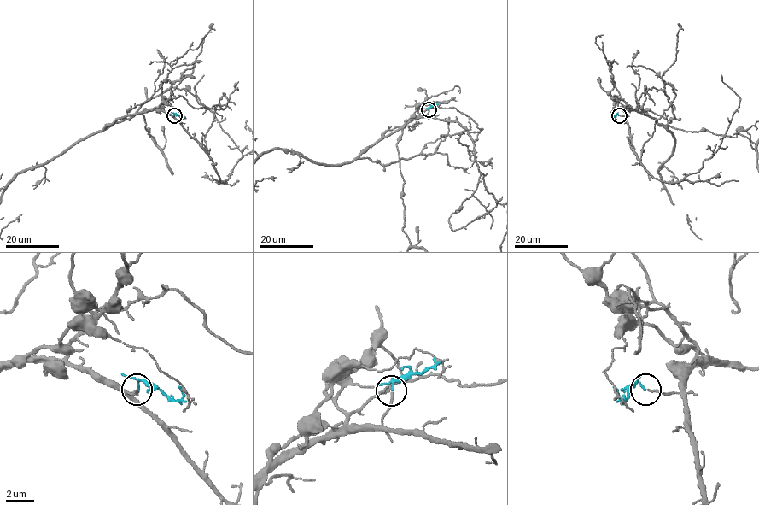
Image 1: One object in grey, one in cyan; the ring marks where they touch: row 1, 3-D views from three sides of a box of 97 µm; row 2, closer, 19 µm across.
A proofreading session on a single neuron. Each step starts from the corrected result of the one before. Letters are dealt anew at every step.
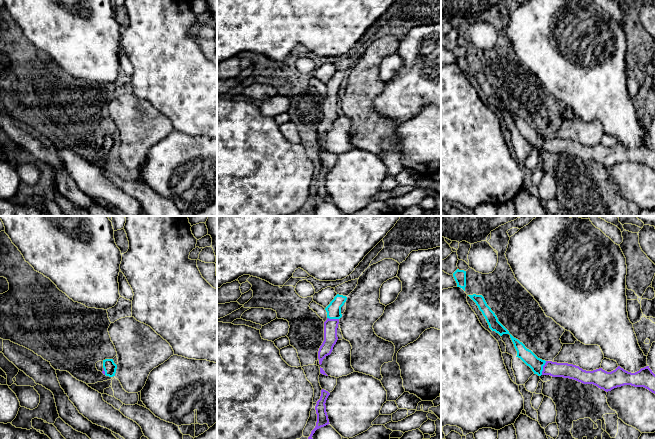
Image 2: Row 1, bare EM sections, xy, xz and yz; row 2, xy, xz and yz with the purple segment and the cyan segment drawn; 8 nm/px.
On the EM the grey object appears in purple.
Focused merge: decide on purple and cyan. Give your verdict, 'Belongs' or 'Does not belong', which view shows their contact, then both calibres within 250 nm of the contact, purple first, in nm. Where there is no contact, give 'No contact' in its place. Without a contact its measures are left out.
Belongs. Touches purple in yz. Thickness 120 nm (purple) against 110 nm

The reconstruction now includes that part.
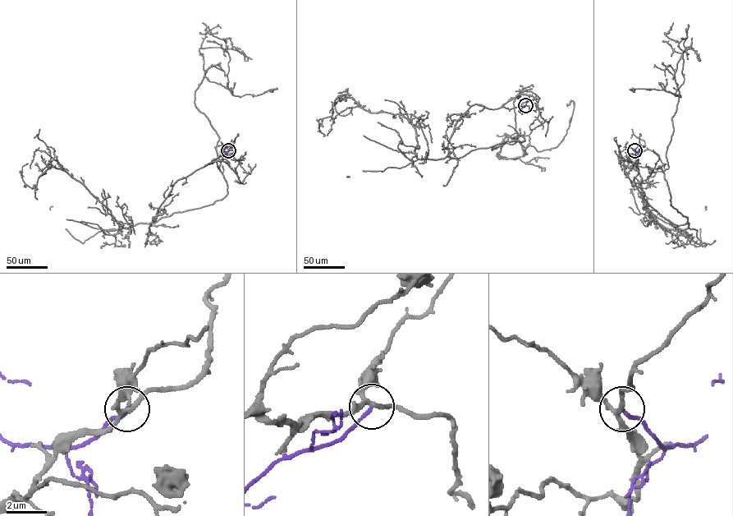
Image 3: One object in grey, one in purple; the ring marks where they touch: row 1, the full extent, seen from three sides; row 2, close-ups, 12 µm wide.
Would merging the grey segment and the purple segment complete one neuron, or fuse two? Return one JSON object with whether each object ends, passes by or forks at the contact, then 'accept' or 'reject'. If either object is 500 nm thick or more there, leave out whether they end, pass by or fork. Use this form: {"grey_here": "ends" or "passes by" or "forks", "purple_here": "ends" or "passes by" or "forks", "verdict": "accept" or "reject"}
{"grey_here": "forks", "purple_here": "ends", "verdict": "reject"}

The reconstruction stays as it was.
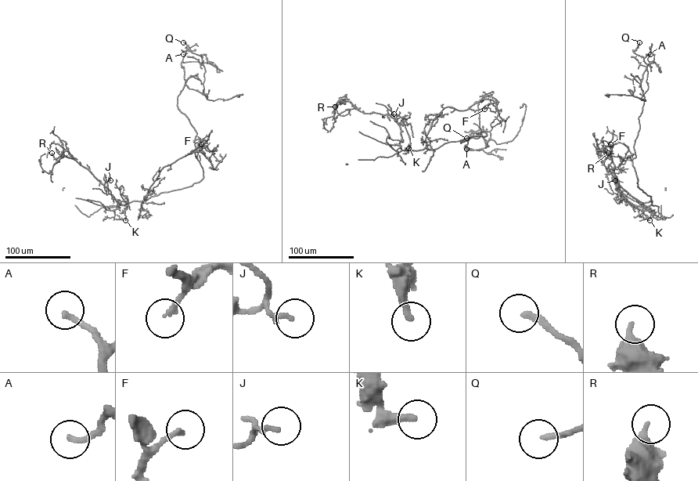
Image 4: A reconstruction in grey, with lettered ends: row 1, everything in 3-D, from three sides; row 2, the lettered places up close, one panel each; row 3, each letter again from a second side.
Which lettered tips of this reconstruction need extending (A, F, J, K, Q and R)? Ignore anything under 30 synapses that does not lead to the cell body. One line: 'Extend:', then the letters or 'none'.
Extend: A, F, K

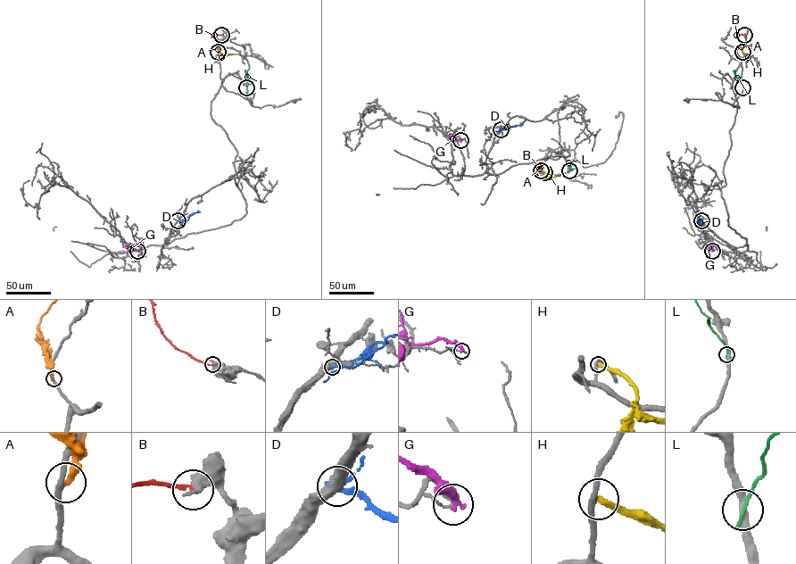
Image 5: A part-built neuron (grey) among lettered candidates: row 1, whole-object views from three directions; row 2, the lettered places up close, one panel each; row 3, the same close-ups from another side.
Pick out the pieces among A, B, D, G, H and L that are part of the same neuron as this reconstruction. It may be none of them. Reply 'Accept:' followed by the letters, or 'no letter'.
Accept: no letter

